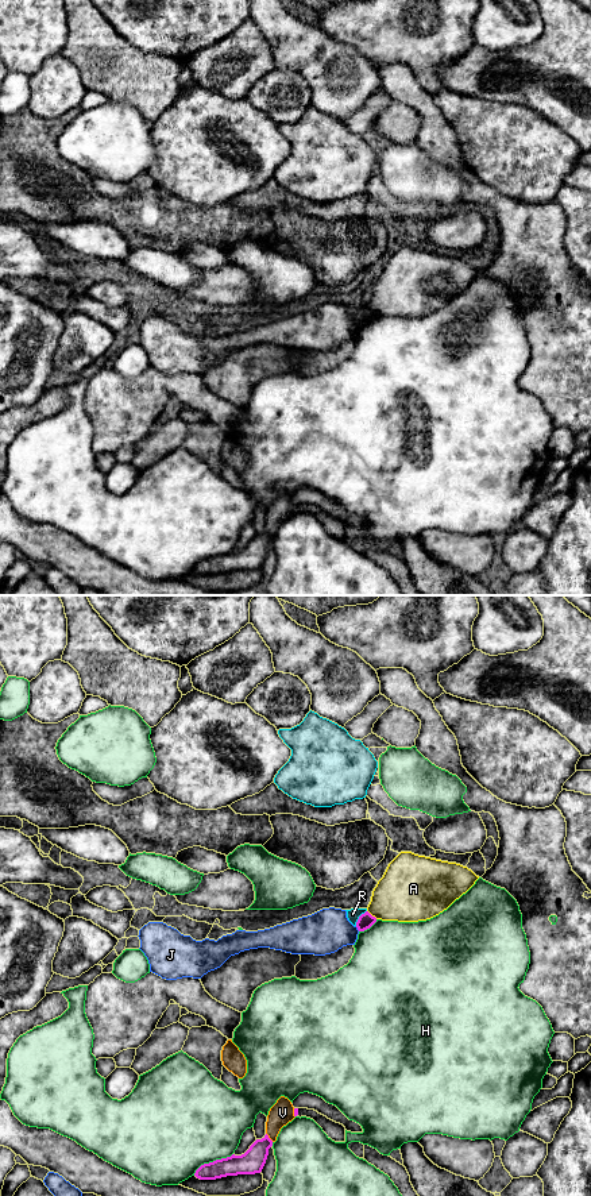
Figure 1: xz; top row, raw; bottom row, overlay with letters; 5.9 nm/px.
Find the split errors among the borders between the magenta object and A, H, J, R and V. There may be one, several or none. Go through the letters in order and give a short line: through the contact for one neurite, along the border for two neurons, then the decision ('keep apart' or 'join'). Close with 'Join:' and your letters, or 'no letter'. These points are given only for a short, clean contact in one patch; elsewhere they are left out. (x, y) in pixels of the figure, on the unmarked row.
A: keep apart
H: keep apart
J: keep apart
R: line xz (366, 305), (355, 320); keep apart
V: keep apart
Join: no letter

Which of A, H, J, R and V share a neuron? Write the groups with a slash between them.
A / H / J / R / V

